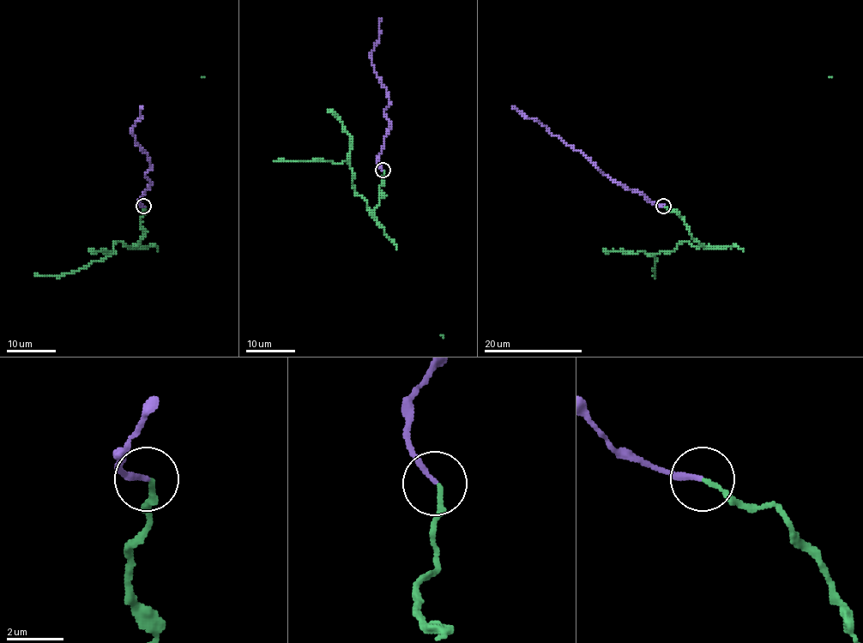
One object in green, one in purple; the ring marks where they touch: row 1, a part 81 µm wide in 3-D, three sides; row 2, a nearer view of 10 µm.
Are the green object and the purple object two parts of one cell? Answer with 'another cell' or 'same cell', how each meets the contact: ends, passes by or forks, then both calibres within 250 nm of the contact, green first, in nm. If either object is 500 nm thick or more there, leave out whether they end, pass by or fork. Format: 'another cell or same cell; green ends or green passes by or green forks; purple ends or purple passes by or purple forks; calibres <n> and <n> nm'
same cell; green ends; purple ends; calibres 150 and 180 nm

